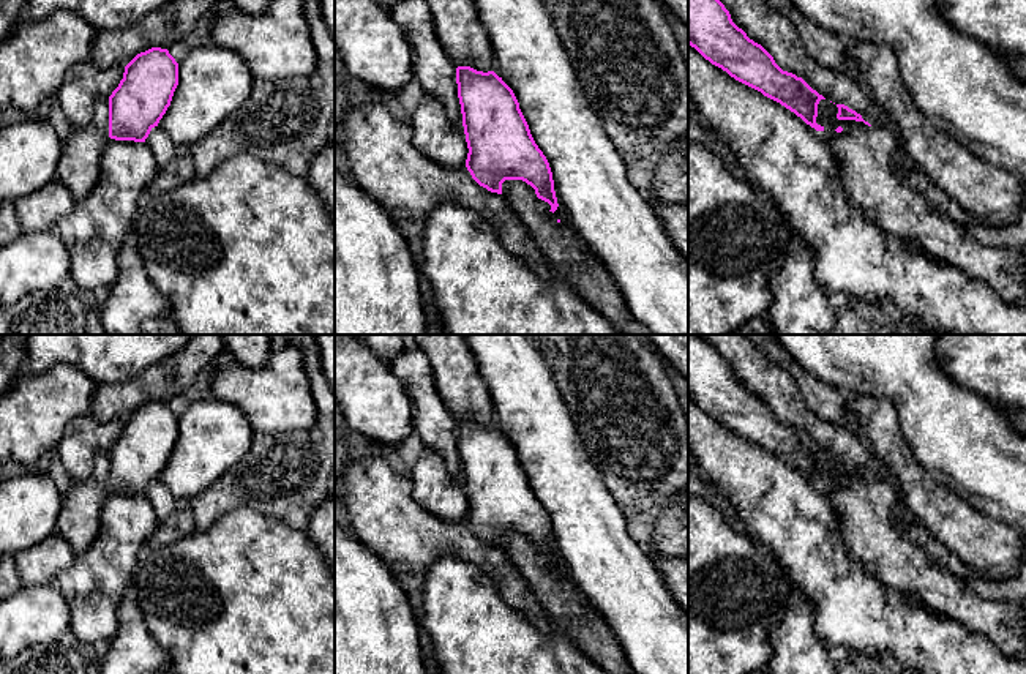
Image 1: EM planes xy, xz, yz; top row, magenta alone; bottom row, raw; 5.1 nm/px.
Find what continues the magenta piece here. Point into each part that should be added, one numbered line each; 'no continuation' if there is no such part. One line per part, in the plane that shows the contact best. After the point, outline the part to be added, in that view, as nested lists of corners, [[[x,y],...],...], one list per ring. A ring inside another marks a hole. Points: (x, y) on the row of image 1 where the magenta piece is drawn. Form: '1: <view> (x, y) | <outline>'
no continuation

